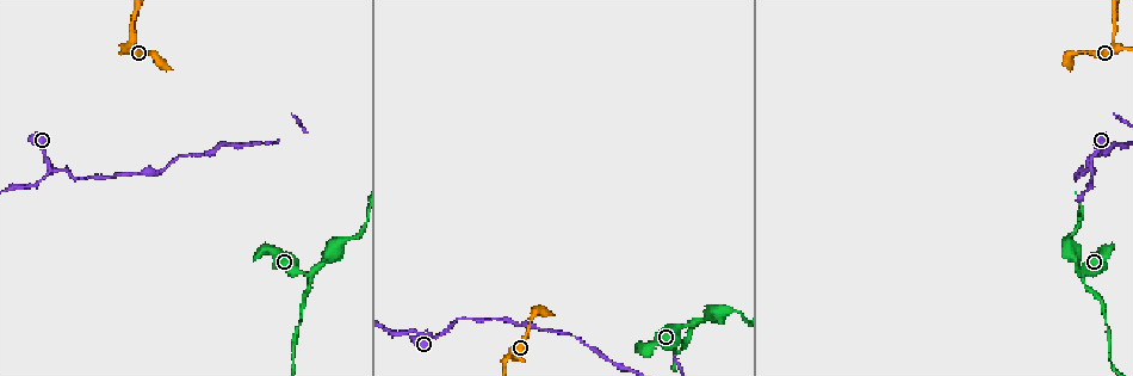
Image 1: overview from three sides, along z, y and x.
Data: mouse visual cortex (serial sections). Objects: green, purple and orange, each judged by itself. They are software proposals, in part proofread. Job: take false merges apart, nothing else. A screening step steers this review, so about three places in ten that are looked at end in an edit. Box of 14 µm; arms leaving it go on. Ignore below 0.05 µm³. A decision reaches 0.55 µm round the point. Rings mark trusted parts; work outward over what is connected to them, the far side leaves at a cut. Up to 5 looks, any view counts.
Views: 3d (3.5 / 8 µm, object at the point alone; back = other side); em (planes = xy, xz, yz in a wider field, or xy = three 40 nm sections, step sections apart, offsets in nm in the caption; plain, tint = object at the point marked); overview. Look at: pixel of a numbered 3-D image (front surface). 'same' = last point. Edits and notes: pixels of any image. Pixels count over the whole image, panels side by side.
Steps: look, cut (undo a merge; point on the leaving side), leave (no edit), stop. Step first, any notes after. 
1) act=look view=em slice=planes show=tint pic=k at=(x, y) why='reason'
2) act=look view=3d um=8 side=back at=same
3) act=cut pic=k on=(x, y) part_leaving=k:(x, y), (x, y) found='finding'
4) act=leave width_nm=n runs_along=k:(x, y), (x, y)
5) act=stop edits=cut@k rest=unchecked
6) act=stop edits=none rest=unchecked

act=look view=3d um=3.5 pic=1 at=(534, 315) why='sharp bend'

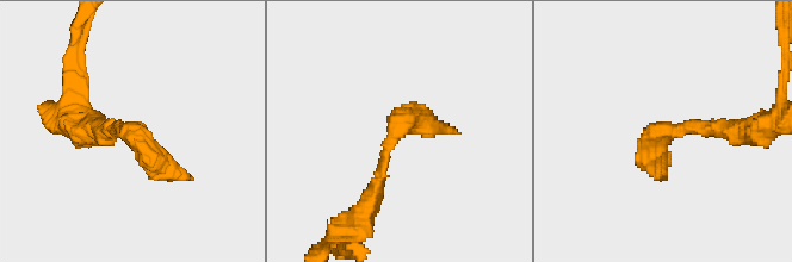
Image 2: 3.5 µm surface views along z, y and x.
act=look view=em slice=xy step=5 show=tint pic=2 at=(396, 135)

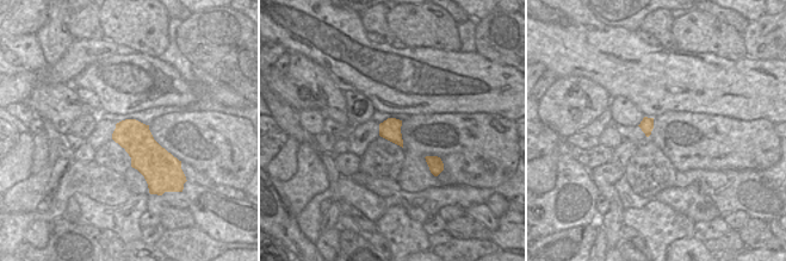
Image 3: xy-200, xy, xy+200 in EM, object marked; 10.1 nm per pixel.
act=leave width_nm=220 runs_along=2:(366, 203), (398, 126), (455, 130) found='all the same cell'

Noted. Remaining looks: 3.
act=look view=3d um=8 pic=1 at=(433, 335) why='three-way junction'

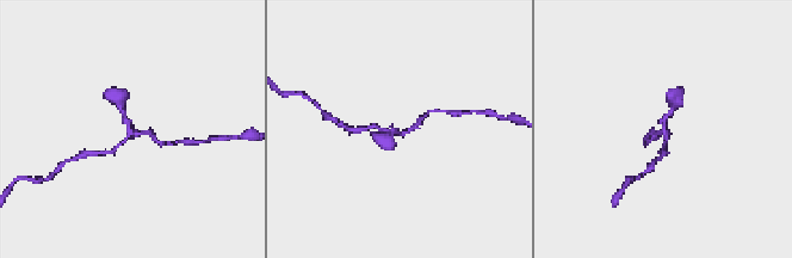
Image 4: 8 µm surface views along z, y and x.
act=look view=3d um=3.5 pic=4 at=(131, 126)

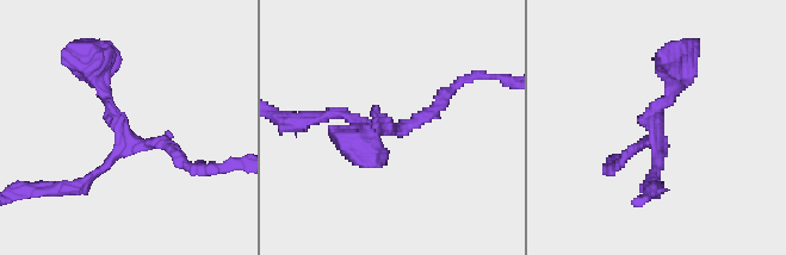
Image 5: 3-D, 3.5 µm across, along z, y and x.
act=look view=em slice=xy step=1 show=tint pic=5 at=(388, 125) arms=3 arm_widths_nm=150,150,250 why='now the EM'

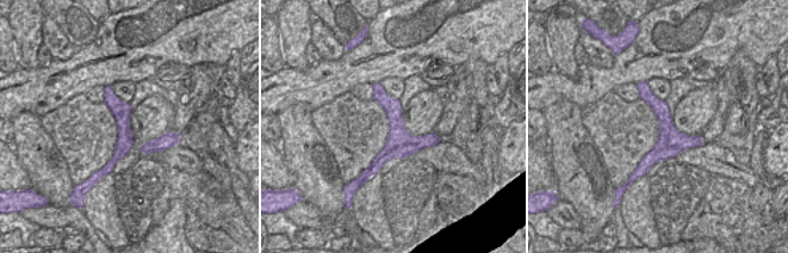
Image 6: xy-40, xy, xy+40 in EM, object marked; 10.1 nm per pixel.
act=leave runs_along=6:(644, 85), (665, 143), (637, 173) found='one cell here'

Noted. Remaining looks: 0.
act=stop edits=none rest=unchecked

